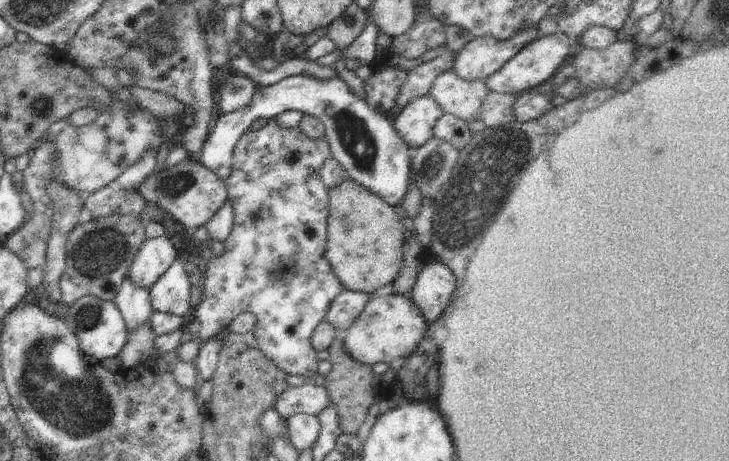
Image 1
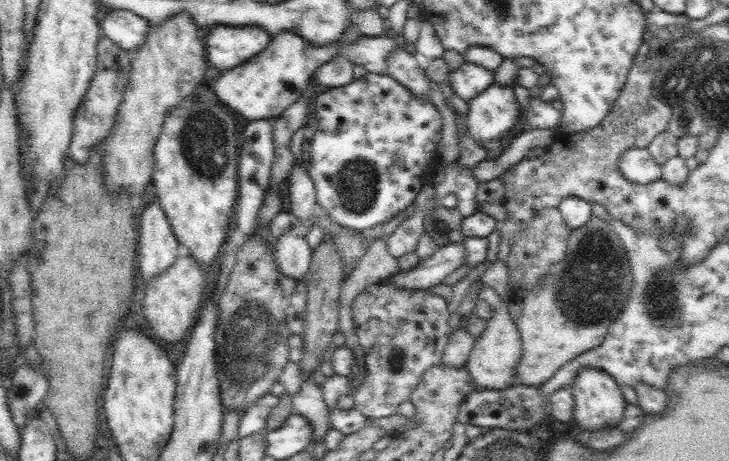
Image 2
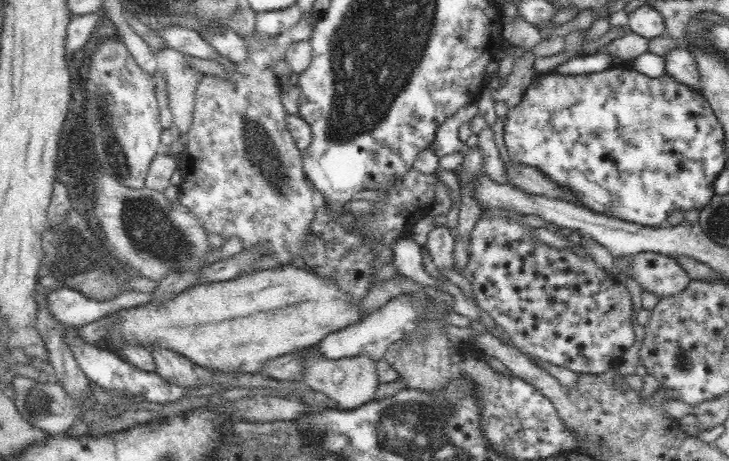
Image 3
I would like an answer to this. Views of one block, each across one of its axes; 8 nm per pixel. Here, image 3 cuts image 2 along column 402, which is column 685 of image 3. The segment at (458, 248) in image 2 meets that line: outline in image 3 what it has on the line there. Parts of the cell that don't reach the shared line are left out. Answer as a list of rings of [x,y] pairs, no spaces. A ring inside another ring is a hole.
[[[642,251],[632,256],[633,262],[630,267],[630,276],[634,278],[643,290],[644,297],[650,297],[655,294],[656,298],[672,296],[673,294],[682,292],[691,279],[682,269],[682,266],[672,257],[660,252]]]

